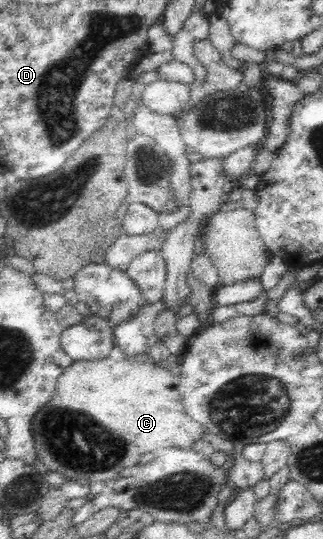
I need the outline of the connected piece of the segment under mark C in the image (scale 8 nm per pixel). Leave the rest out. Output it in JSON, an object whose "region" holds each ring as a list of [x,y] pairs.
{"region":[[[102,358],[96,361],[77,361],[69,365],[59,377],[58,385],[49,403],[39,409],[31,421],[36,458],[47,469],[59,472],[65,479],[94,483],[115,479],[125,467],[131,467],[149,458],[149,451],[159,447],[191,450],[197,439],[203,438],[203,426],[185,413],[178,393],[180,377],[150,361],[118,361]]]}

